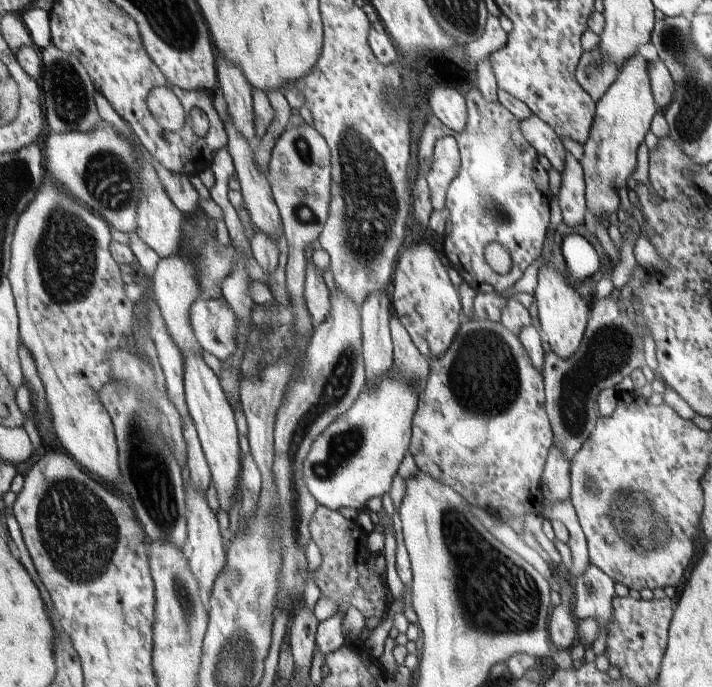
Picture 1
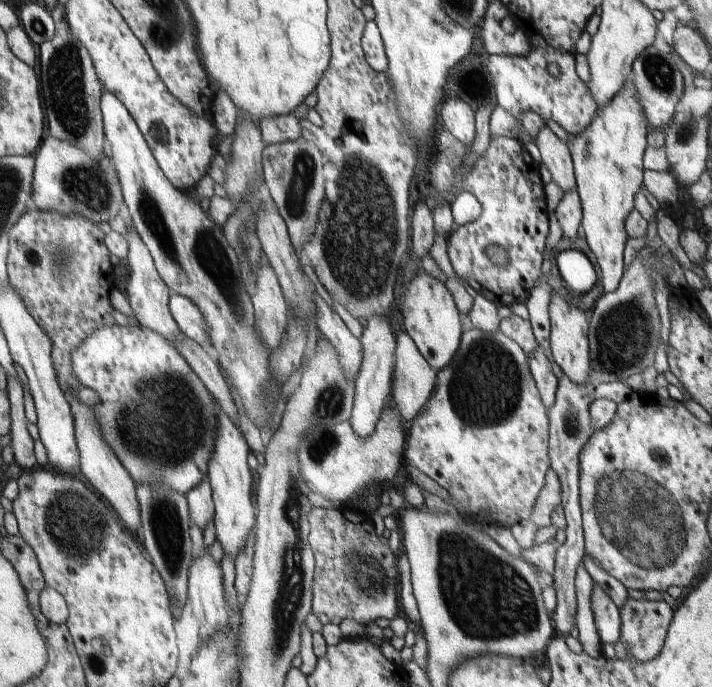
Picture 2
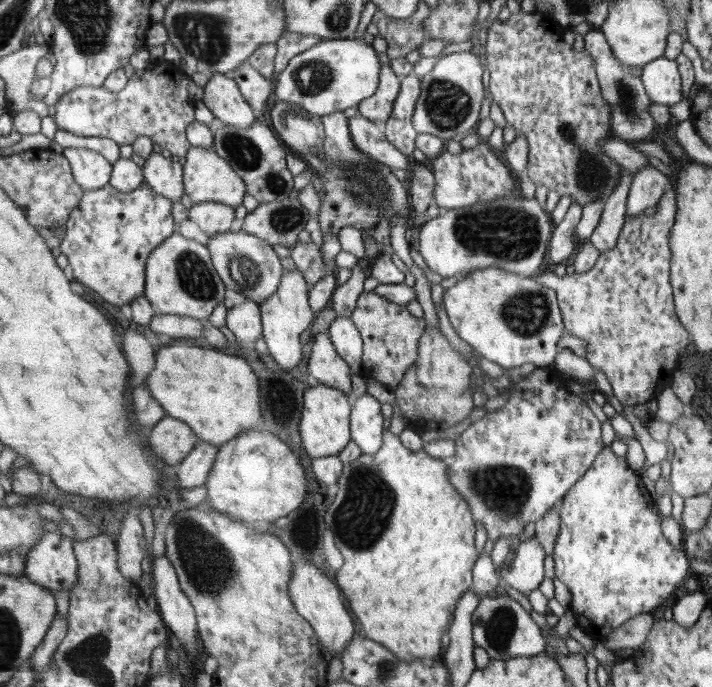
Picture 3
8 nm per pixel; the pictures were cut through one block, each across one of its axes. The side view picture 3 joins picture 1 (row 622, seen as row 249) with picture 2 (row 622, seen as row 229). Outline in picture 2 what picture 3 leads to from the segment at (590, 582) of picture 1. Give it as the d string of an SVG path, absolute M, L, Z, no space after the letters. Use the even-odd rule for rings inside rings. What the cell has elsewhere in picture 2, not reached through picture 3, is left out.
M596 582L590 594L590 608L594 614L594 624L602 644L616 644L620 640L622 619L619 608L612 598Z

